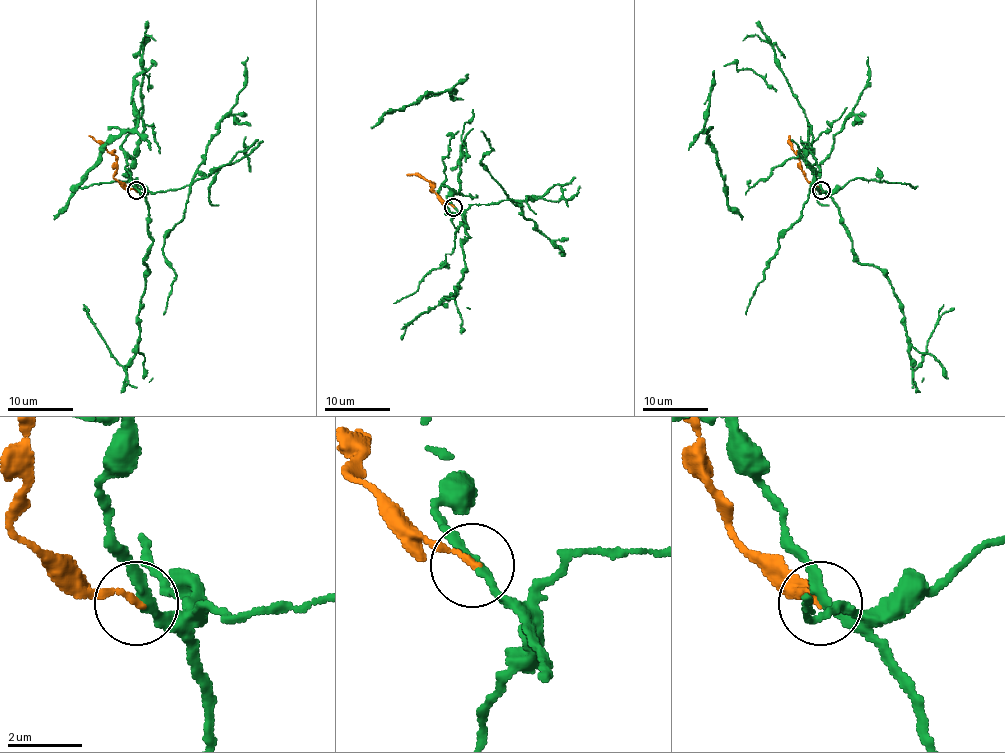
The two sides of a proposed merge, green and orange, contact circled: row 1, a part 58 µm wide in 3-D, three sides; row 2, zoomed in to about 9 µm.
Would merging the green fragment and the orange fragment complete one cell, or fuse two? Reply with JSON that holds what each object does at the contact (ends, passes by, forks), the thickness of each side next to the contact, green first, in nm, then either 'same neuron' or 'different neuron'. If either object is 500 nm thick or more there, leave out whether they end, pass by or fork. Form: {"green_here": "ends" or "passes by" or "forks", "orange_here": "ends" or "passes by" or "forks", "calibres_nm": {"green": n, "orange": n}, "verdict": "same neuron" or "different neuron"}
{"green_here": "passes by", "orange_here": "ends", "calibres_nm": {"green": 240, "orange": 170}, "verdict": "different neuron"}

